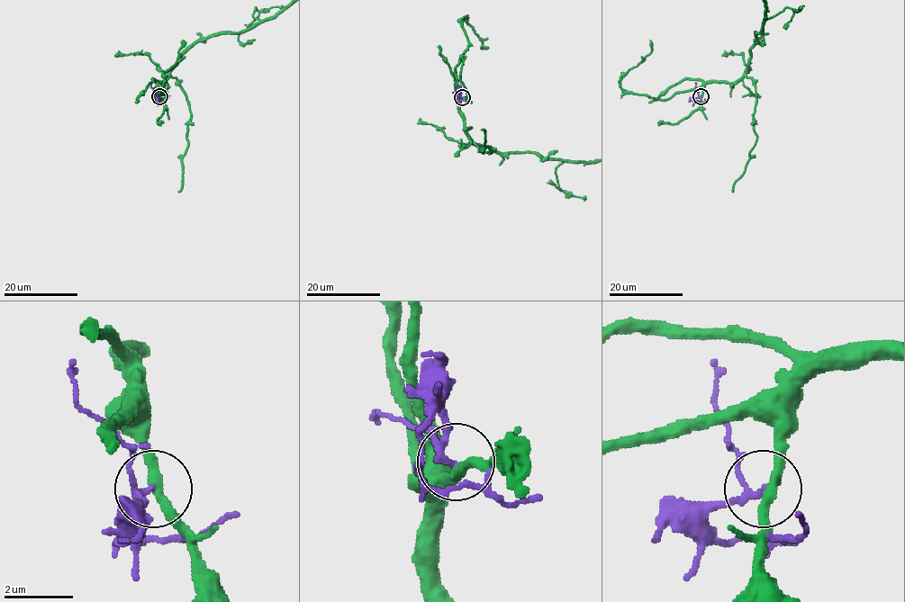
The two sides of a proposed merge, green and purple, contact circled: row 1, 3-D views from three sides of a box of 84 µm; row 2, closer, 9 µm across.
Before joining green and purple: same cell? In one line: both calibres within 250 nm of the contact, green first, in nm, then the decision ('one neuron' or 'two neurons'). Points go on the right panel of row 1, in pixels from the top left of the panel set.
280/160 nm | two neurons

